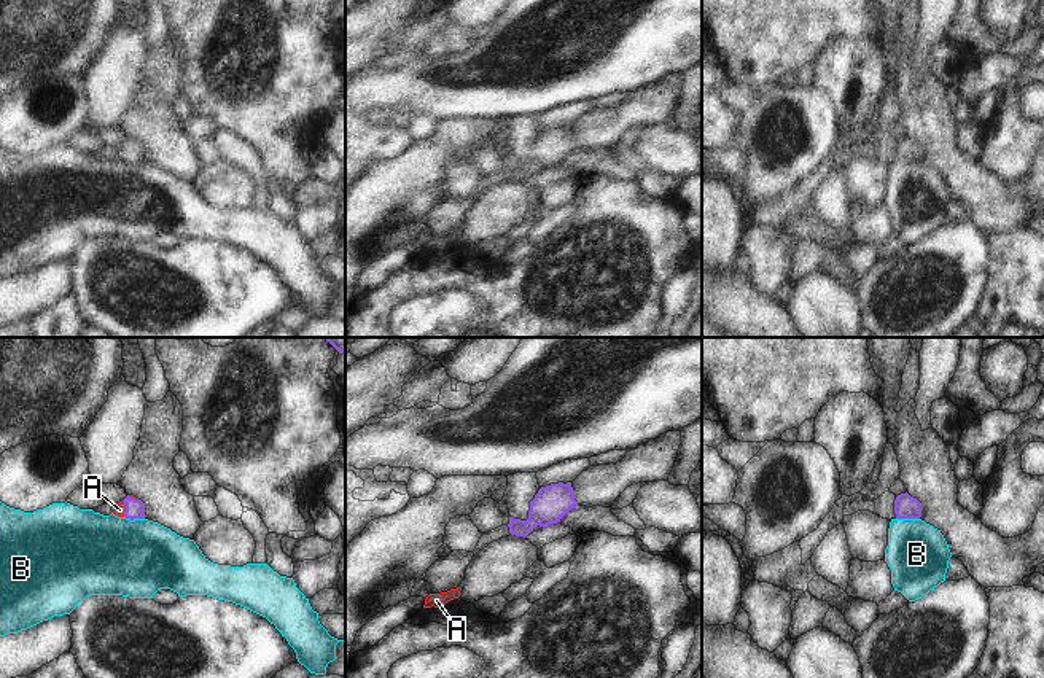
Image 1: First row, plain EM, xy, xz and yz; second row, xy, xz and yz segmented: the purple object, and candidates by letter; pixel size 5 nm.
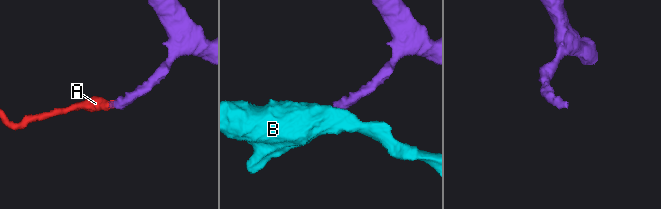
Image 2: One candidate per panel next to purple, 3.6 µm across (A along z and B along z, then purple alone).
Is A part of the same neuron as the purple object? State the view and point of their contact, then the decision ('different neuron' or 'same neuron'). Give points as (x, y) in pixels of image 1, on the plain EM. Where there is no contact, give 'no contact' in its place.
contact xy (126, 151); same neuron

